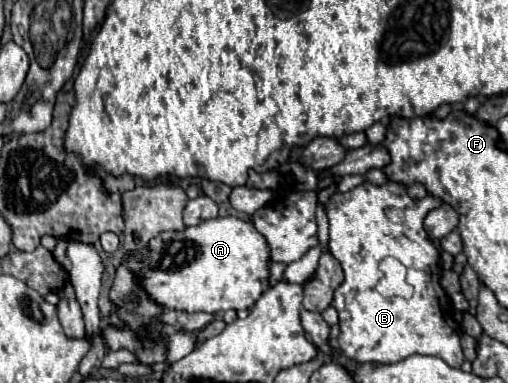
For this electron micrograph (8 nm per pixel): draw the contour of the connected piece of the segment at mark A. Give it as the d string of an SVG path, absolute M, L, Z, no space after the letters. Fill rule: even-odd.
M235 216L203 220L197 226L187 226L179 232L161 232L149 240L149 244L133 254L129 254L127 270L139 280L139 286L149 294L149 298L165 310L183 312L225 312L225 310L247 310L259 296L267 290L269 280L267 262L267 240L255 230L251 222L239 220Z

